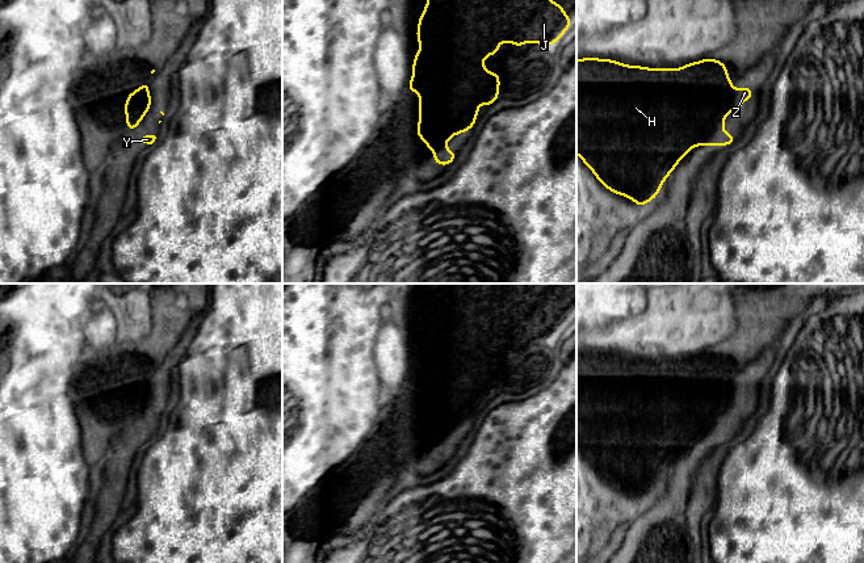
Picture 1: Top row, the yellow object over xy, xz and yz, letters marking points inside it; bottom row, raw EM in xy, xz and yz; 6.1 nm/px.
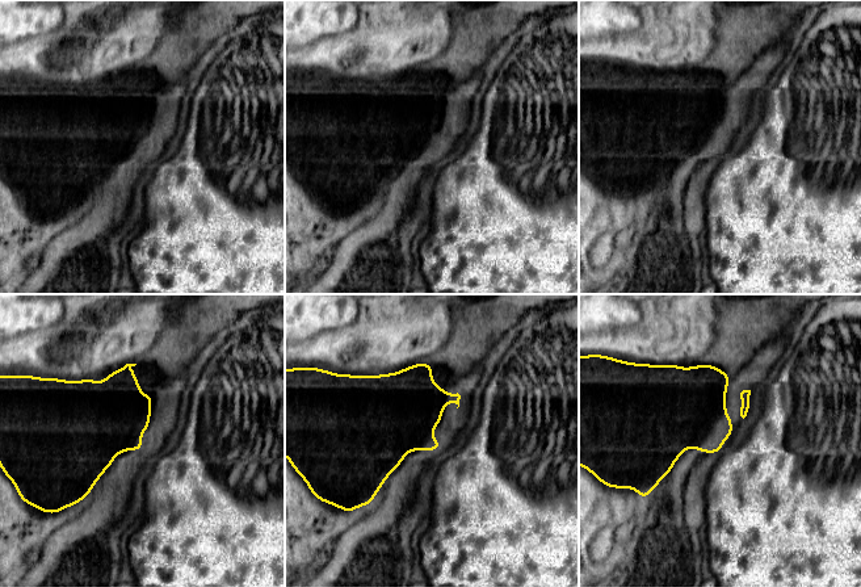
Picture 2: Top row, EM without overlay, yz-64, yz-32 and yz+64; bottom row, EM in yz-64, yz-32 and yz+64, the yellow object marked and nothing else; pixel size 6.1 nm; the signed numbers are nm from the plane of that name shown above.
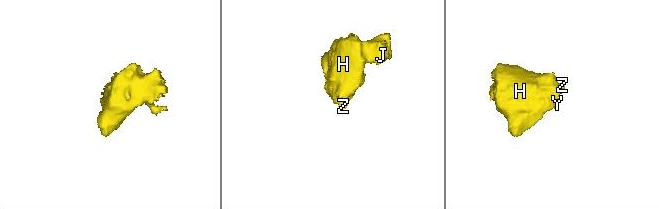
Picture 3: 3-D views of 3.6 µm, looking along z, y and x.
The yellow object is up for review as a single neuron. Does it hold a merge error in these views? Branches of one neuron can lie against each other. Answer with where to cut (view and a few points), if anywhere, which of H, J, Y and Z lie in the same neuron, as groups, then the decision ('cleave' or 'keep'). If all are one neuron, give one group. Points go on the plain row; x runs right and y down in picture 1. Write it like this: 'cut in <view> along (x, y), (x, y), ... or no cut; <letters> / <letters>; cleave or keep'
no cut; H J Y Z; keep

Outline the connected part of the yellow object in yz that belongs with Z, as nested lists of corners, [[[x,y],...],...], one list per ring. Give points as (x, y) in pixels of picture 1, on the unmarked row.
[[[600,352],[576,353],[576,448],[609,486],[630,492],[638,501],[643,501],[659,488],[664,474],[676,462],[678,457],[687,450],[689,442],[699,440],[731,440],[735,437],[737,430],[725,425],[724,415],[733,403],[737,406],[742,404],[745,392],[748,396],[752,395],[752,381],[748,378],[746,382],[733,383],[731,379],[733,375],[729,373],[726,358],[718,353],[704,352],[680,362],[647,362]]]

